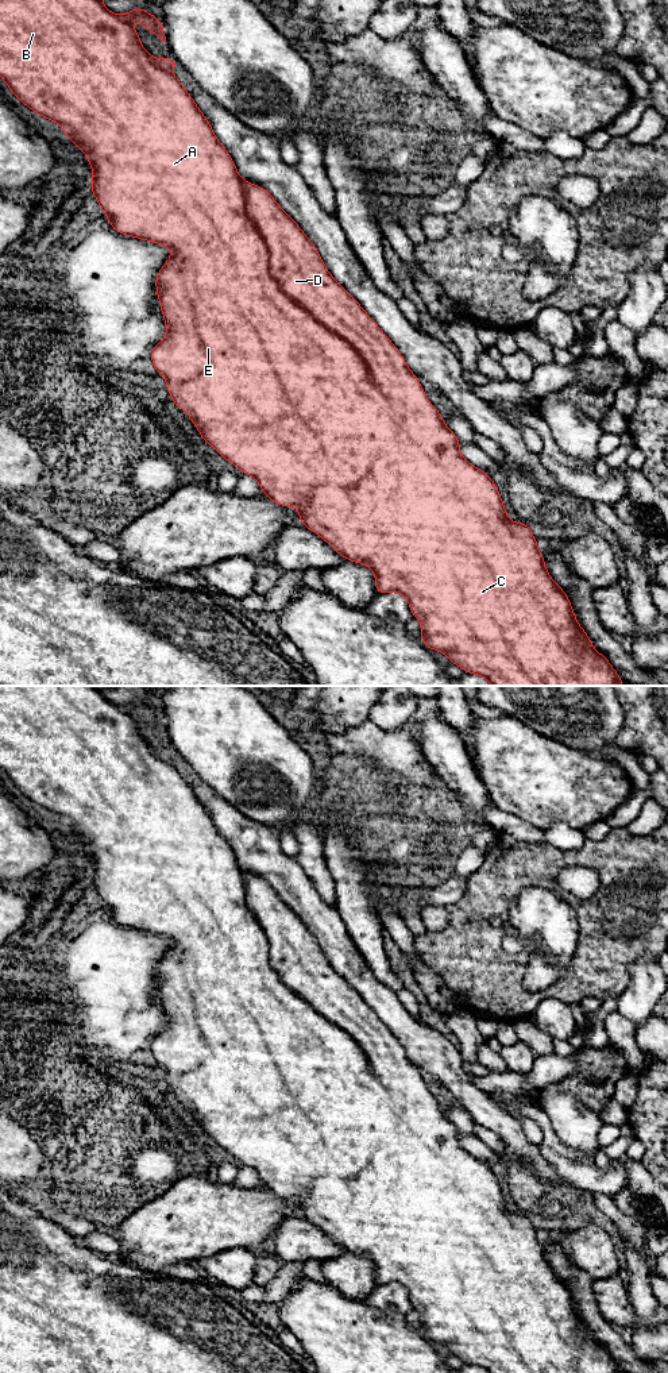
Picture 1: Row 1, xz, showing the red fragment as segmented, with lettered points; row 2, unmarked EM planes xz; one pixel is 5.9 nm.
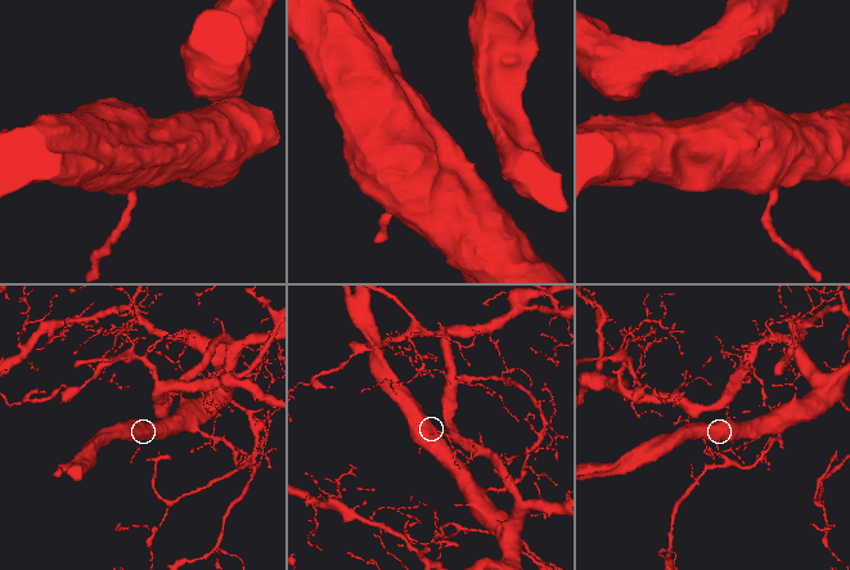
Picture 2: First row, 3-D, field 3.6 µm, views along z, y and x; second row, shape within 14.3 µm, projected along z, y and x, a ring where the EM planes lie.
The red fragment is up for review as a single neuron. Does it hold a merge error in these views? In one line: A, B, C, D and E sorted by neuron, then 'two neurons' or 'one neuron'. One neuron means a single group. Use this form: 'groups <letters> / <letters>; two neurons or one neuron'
groups A B C D E; one neuron

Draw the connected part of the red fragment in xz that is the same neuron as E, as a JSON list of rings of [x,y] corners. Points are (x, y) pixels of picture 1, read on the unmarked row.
[[[0,686],[0,768],[13,788],[35,805],[59,815],[65,821],[65,829],[85,844],[92,859],[89,882],[111,919],[171,941],[171,948],[155,968],[166,1027],[152,1038],[150,1050],[155,1064],[166,1071],[175,1099],[186,1103],[201,1130],[221,1149],[242,1165],[254,1168],[267,1189],[285,1199],[298,1199],[298,1214],[318,1226],[345,1251],[371,1260],[377,1285],[403,1287],[413,1308],[421,1314],[422,1335],[430,1342],[443,1343],[449,1354],[459,1357],[466,1365],[480,1366],[487,1373],[623,1373],[610,1353],[592,1338],[590,1327],[576,1311],[569,1288],[548,1265],[544,1245],[538,1242],[537,1229],[528,1214],[514,1214],[507,1208],[493,1169],[460,1145],[460,1131],[430,1095],[420,1069],[410,1062],[399,1041],[332,968],[313,933],[275,890],[265,879],[239,867],[232,848],[216,829],[211,814],[182,774],[173,767],[173,759],[179,756],[175,748],[158,751],[146,743],[131,713],[139,711],[146,722],[166,733],[161,710],[139,697],[121,706],[113,705],[100,693],[109,687],[115,686]]]

